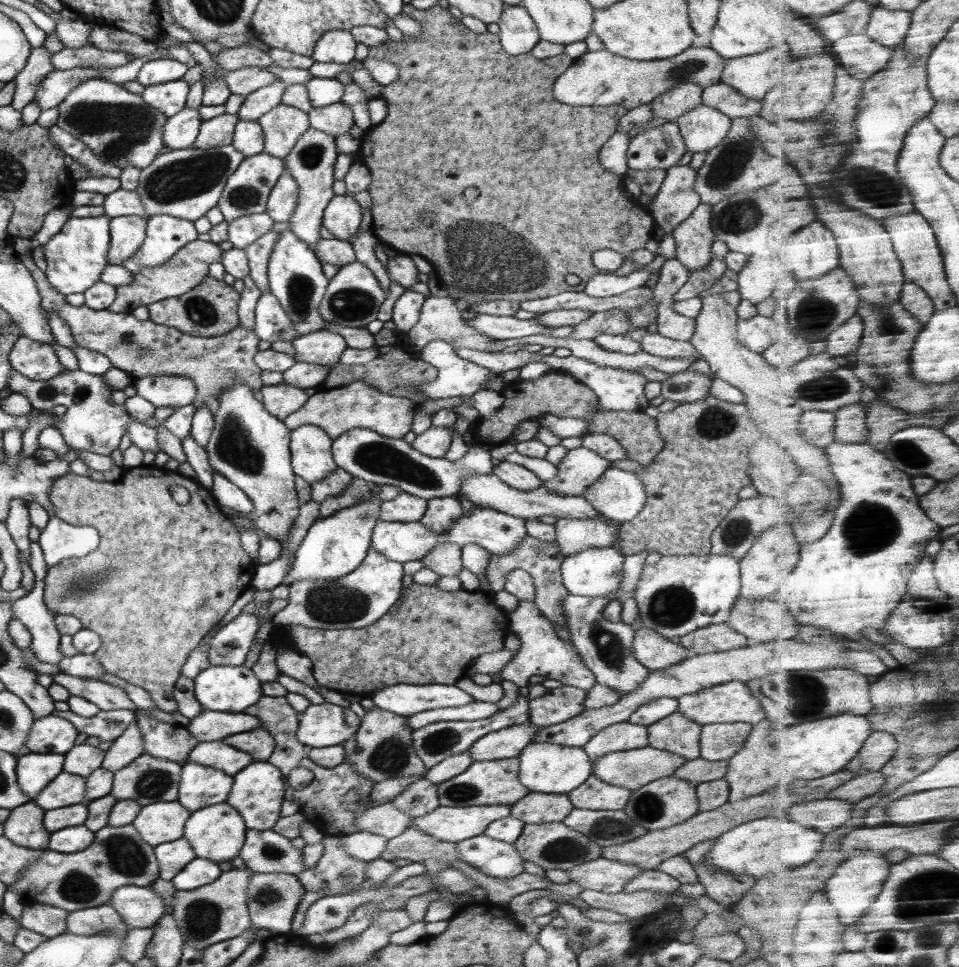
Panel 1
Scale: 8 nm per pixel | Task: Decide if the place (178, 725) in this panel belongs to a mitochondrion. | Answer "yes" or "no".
no

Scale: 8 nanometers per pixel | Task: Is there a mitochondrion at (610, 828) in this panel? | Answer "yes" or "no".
yes

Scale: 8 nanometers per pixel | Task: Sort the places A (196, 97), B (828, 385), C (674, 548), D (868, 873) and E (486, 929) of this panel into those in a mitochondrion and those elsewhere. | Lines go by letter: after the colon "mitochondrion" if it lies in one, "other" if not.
A: other
B: mitochondrion
C: other
D: other
E: other

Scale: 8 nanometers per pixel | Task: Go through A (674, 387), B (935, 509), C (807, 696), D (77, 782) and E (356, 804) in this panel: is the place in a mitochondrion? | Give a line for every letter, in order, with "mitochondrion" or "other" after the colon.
A: other
B: other
C: mitochondrion
D: other
E: other

